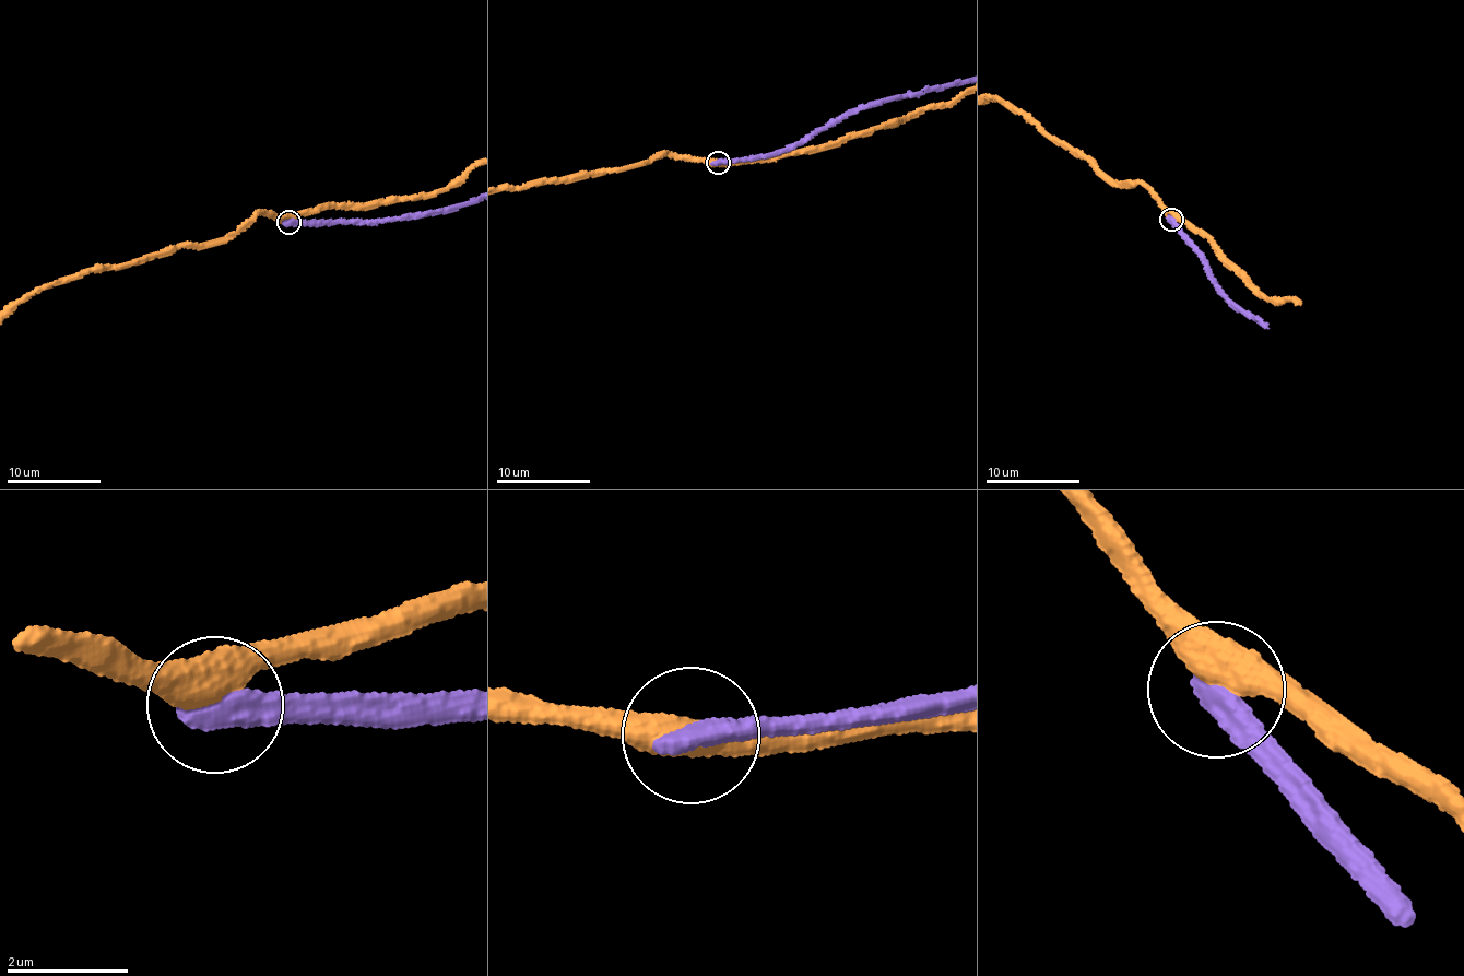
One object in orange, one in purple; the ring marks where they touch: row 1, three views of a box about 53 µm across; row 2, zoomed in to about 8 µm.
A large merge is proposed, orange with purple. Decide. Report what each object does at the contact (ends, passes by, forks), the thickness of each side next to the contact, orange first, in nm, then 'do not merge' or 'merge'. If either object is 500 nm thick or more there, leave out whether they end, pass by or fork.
550 nm thick on the orange side, 500 nm on the other; do not merge

